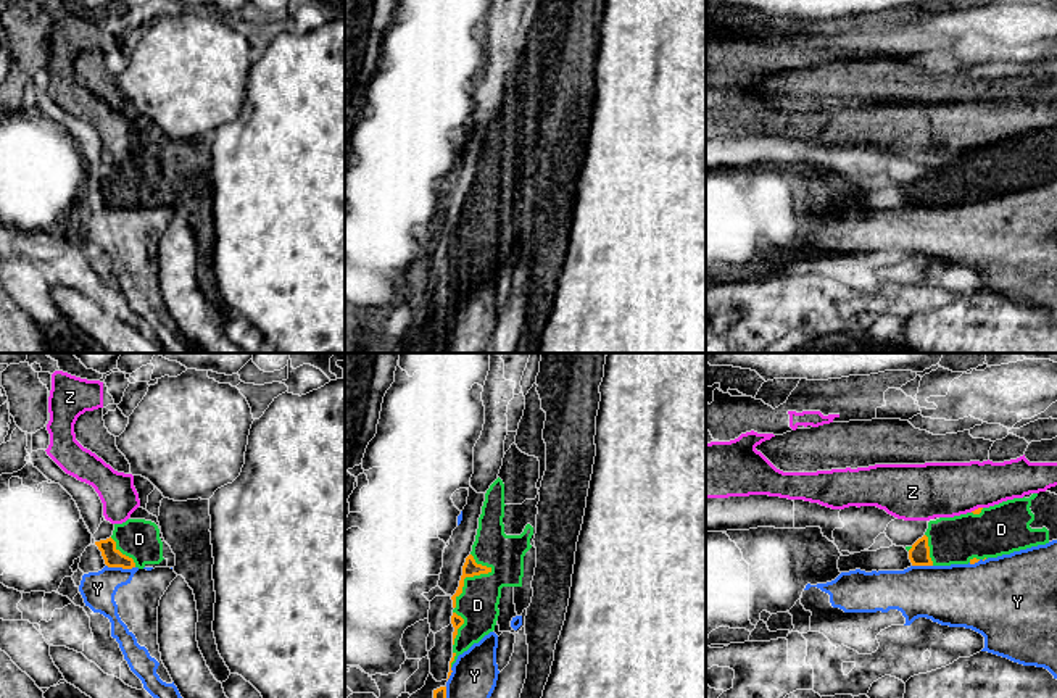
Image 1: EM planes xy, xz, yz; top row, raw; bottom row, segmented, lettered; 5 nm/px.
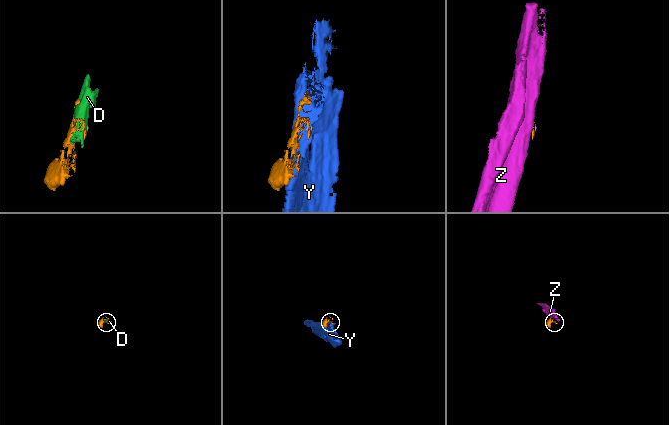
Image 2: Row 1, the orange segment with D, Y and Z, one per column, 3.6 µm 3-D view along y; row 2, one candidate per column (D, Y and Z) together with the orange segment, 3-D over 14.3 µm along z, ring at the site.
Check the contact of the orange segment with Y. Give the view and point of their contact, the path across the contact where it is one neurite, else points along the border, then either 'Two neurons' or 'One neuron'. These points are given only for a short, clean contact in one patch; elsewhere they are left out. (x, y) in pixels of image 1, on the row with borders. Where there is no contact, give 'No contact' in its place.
Touches orange at xy (121, 566). Two neurons

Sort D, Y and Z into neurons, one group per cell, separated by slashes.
D / Y / Z

